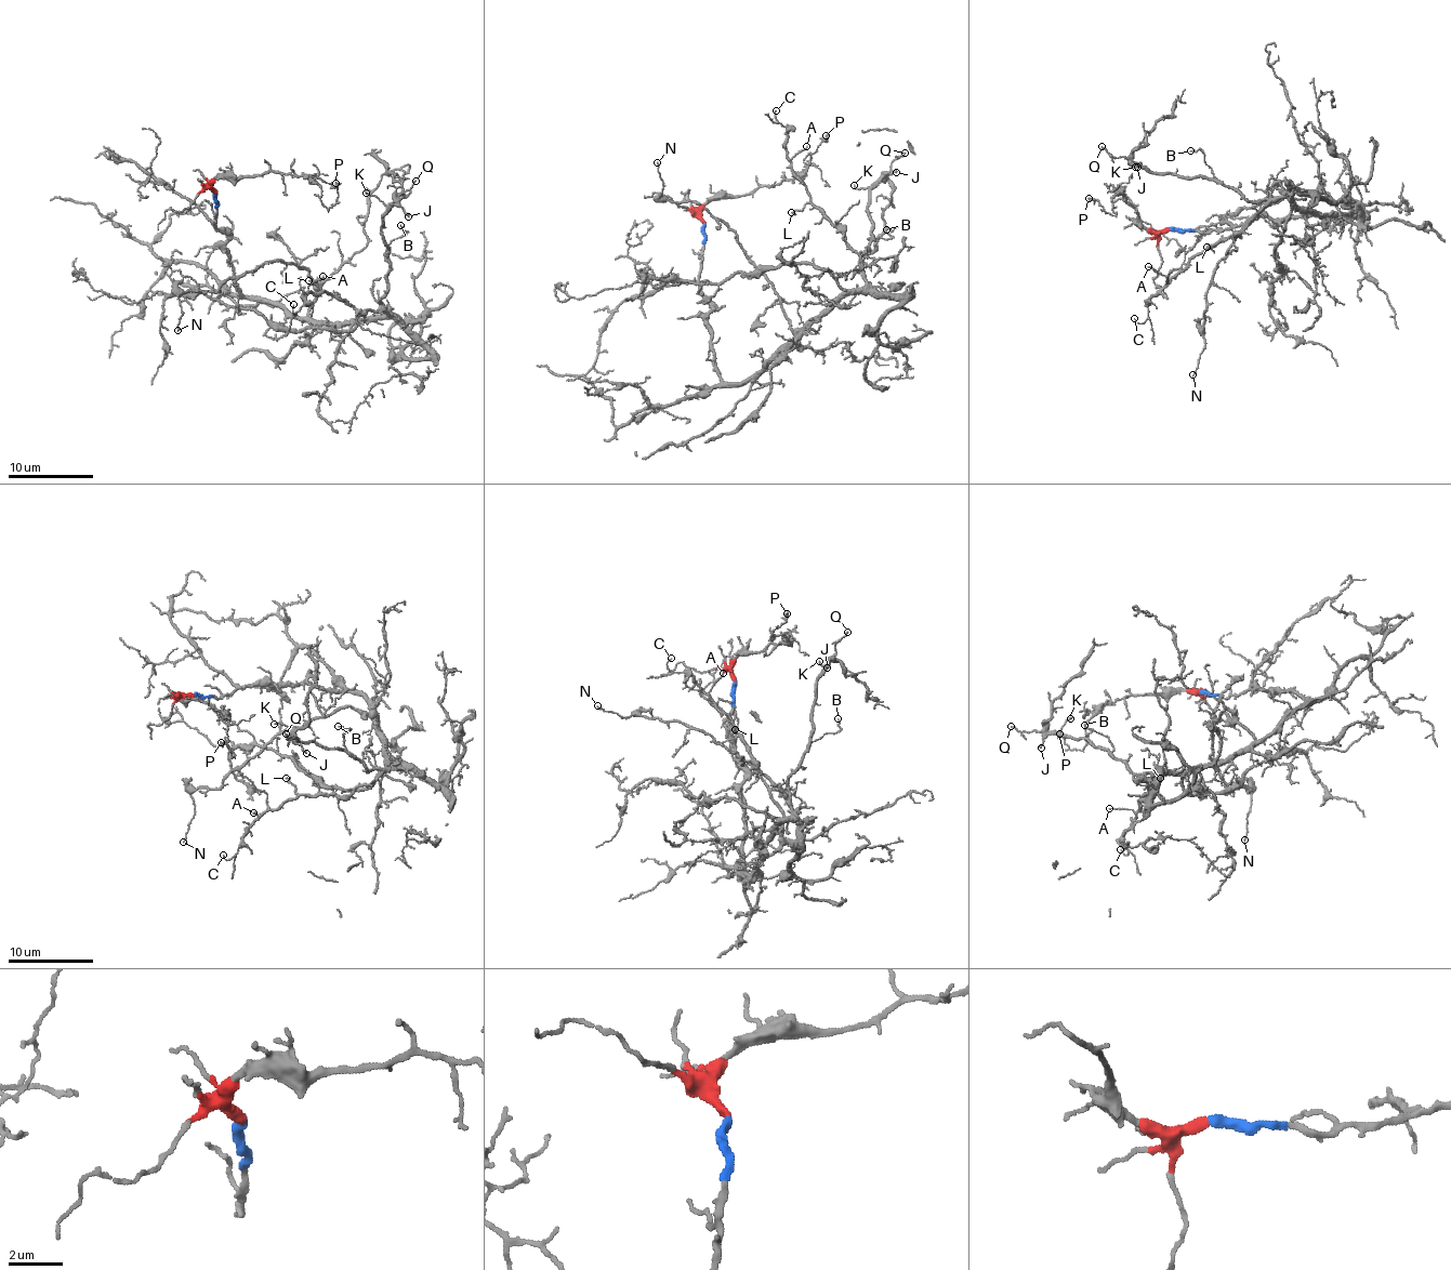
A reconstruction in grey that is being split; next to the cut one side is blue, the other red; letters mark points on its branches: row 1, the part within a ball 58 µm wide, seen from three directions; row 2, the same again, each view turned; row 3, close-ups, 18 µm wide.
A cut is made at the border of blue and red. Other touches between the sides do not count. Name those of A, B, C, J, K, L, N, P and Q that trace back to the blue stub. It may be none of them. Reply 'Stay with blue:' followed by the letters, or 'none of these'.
Stay with blue: A, B, C, J, K, L, N, Q

